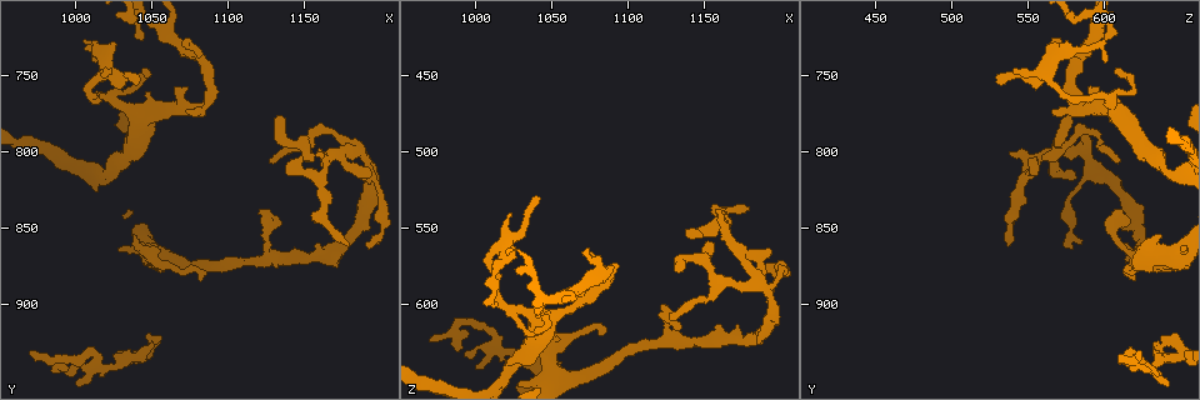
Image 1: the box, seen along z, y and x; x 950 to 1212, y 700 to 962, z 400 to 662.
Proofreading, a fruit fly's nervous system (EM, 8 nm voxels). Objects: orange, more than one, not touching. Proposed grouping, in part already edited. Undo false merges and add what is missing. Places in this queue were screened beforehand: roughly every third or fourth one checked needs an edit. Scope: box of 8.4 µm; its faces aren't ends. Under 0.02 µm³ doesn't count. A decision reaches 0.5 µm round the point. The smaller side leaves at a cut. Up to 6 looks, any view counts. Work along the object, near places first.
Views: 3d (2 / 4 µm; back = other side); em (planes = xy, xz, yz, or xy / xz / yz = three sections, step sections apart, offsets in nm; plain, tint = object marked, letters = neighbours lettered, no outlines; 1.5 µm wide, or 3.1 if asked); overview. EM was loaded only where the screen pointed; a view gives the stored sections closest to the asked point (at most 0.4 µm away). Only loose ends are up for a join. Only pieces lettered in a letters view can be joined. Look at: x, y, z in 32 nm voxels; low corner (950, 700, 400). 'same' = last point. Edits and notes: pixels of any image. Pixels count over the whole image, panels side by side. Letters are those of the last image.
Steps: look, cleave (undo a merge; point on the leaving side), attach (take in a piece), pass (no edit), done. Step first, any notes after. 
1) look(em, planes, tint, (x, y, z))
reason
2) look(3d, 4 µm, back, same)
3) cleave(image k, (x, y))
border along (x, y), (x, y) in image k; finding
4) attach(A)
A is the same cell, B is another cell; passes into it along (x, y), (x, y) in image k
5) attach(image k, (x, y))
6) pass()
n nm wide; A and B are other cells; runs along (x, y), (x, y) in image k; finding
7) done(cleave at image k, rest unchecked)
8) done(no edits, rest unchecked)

look(3d, 2 µm, (1038, 854, 636))
free end

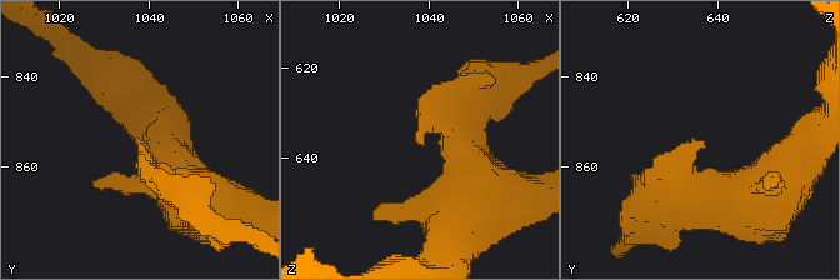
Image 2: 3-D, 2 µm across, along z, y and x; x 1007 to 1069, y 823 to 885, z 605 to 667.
look(em, planes, letters, (1038, 854, 635))
shape alone is not enough

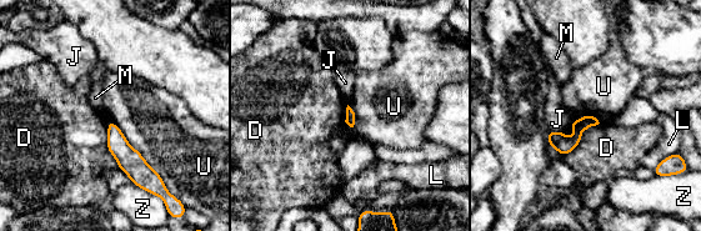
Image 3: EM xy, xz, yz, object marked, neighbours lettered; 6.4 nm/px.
pass()
U touches over 550 nm; D, J, L, M, U and Z are other cells; runs along (110, 124), (118, 146), (151, 177) in image 3; no lettered piece goes on from it

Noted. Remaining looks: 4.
look(3d, 4 µm, (1012, 742, 600))
thin end

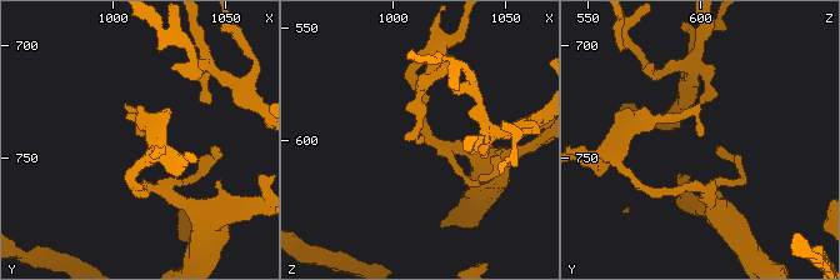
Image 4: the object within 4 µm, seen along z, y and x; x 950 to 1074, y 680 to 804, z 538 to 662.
look(em, planes, letters, (1011, 741, 601))
now the EM

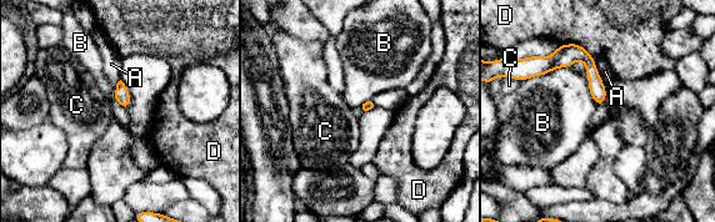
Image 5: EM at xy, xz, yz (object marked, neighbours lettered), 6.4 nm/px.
pass()
B touches over 320 nm; A, B, C and D are other cells; border along (569, 66), (553, 69), (521, 81) in image 5; no lettered piece goes on from it

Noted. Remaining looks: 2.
look(em, xz, step 4, tint, (970, 932, 624))
tapers out

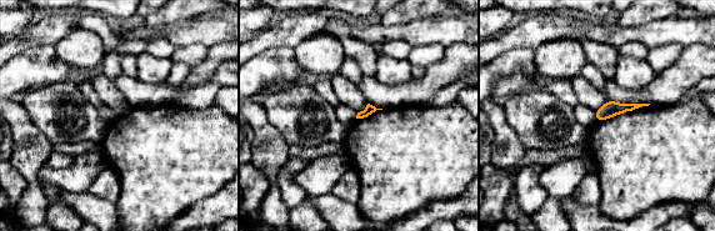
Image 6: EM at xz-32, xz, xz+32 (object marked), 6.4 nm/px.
look(em, planes, letters, same)
cut it another way

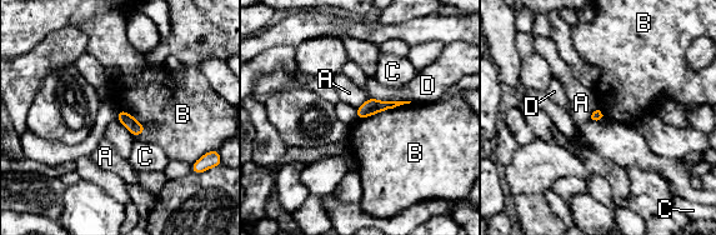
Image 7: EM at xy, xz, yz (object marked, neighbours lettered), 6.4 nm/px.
pass()
A, B, C and D are other cells; border along (410, 101), (358, 120) in image 7; no lettered piece goes on from it

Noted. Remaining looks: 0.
done(no edits, rest unchecked)

